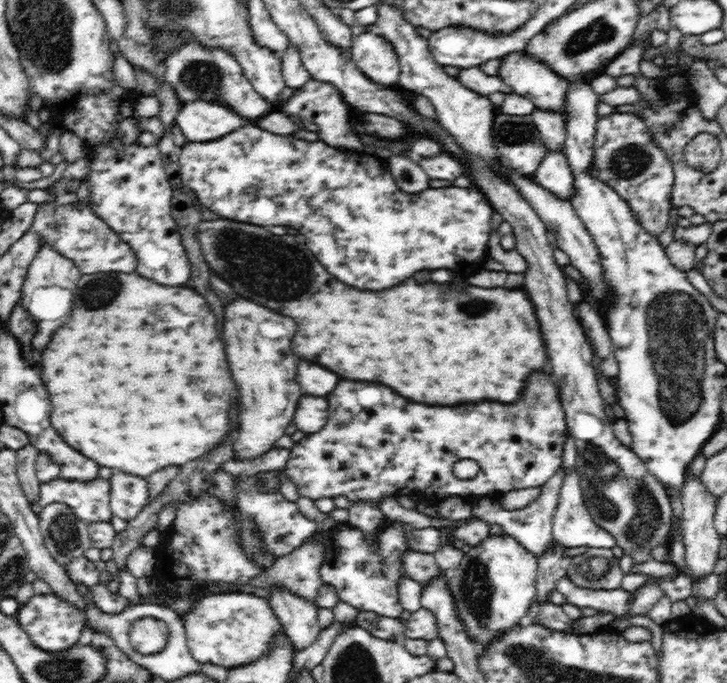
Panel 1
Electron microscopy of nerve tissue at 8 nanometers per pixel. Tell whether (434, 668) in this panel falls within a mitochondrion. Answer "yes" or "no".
no

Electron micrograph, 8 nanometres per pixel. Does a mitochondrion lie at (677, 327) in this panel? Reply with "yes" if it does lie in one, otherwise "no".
yes

